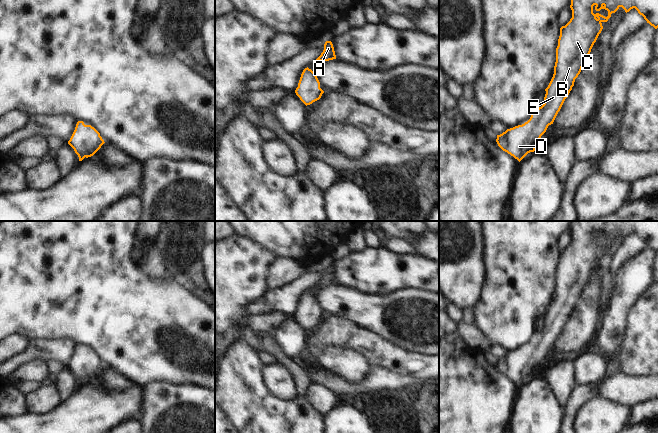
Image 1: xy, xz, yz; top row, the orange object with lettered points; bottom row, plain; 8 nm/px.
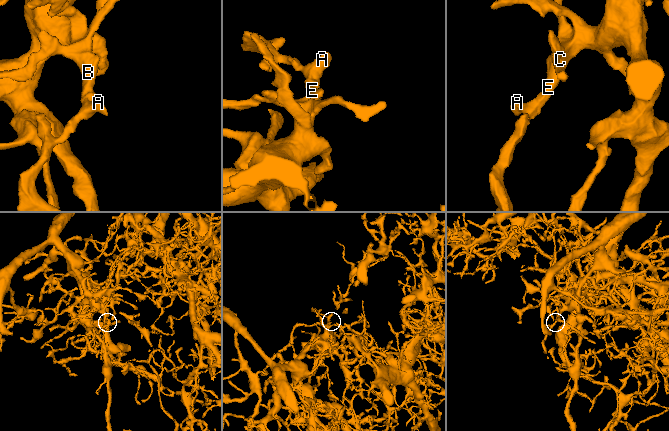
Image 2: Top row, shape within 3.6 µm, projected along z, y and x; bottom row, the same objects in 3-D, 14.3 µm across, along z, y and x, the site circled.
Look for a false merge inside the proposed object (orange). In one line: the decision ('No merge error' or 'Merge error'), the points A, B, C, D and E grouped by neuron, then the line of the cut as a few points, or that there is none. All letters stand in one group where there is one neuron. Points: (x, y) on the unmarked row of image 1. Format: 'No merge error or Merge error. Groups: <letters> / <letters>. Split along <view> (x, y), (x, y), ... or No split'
No merge error. Groups: A B C D E. No split

